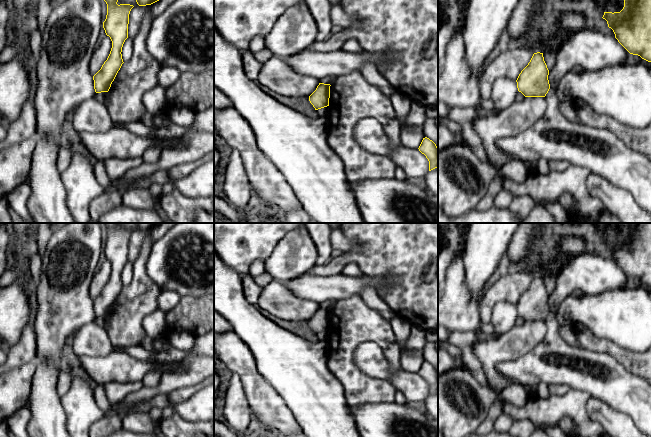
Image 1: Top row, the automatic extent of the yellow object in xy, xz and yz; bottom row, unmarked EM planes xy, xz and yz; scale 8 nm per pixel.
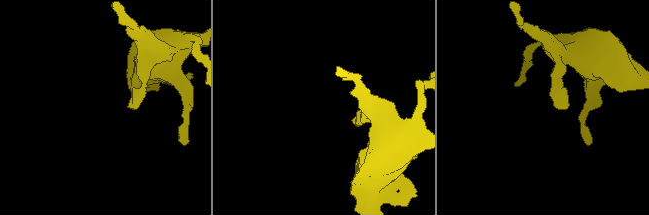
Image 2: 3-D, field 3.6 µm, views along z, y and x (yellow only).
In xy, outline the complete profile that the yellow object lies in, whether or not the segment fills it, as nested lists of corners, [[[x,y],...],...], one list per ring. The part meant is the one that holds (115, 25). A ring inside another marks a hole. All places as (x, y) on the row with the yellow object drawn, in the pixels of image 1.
[[[104,0],[107,15],[103,28],[112,41],[112,48],[101,69],[93,76],[96,93],[108,92],[123,62],[122,47],[128,38],[129,14],[134,7],[130,4],[118,5],[118,0]]]

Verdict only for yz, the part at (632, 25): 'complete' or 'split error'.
complete

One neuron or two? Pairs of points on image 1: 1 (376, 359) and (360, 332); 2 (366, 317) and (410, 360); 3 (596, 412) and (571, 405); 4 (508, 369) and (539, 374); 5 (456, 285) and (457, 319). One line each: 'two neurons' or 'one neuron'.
1: two neurons
2: two neurons
3: two neurons
4: one neuron
5: one neuron

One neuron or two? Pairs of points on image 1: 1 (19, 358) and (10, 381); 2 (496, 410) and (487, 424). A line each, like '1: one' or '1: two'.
1: two
2: one

